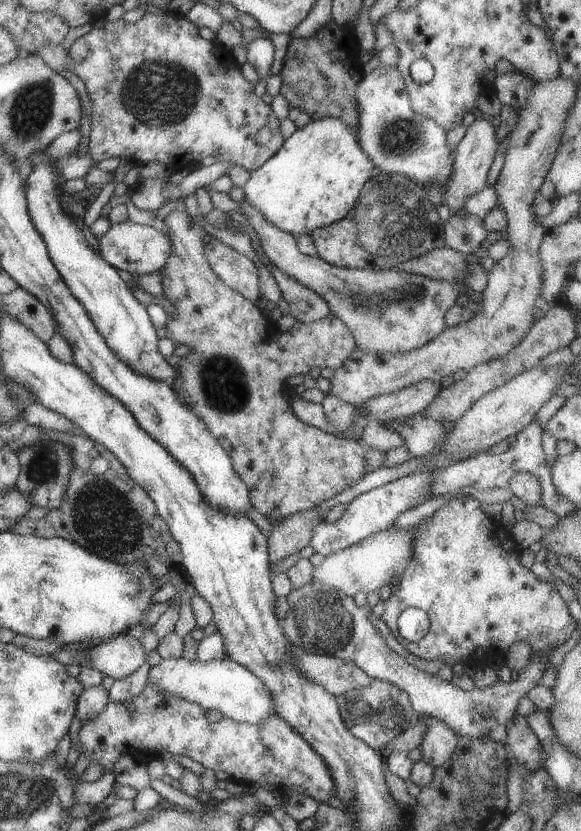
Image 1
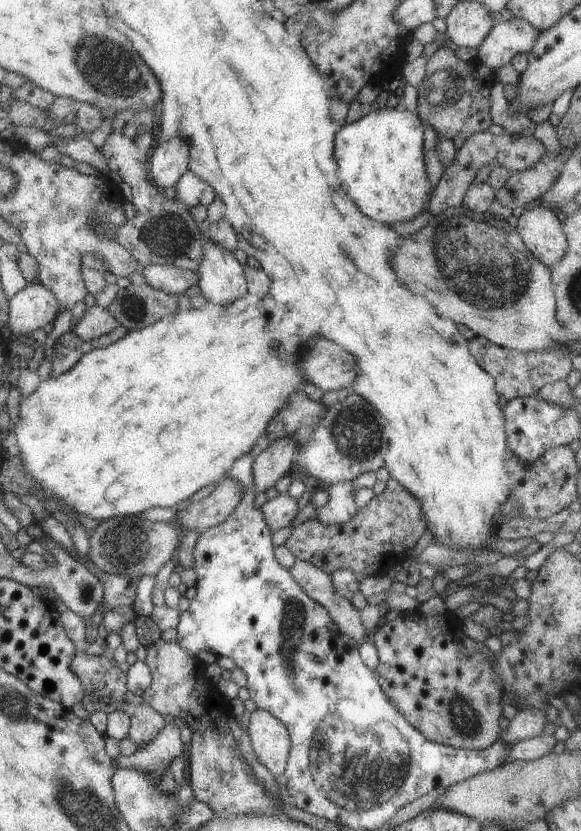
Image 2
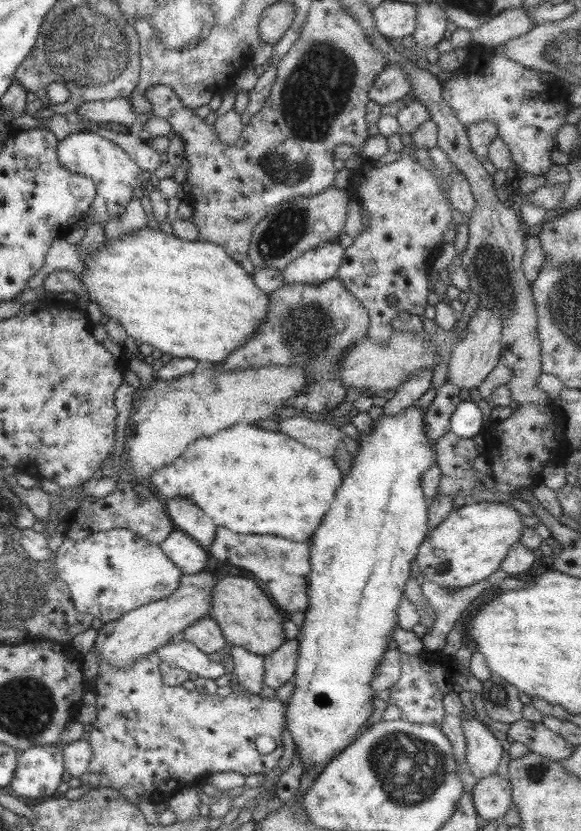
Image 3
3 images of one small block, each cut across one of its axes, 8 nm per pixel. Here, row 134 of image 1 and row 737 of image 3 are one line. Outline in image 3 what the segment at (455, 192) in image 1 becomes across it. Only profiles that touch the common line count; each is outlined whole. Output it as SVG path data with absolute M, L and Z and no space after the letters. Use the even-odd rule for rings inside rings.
M464 719L461 727L467 744L465 761L471 773L479 780L494 775L502 762L505 750L502 746L503 741L496 738L494 733L478 719Z

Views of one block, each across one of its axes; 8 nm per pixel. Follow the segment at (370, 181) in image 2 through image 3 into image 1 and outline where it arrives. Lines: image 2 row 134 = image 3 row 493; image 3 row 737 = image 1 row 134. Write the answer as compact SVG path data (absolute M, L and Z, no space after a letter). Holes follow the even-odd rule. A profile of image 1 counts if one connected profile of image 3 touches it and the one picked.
M324 117L312 119L303 128L297 128L272 158L251 171L250 179L243 188L246 200L256 206L262 216L276 228L294 236L310 235L316 228L330 226L348 216L374 167L372 159L358 142L357 129L344 124L340 119Z

